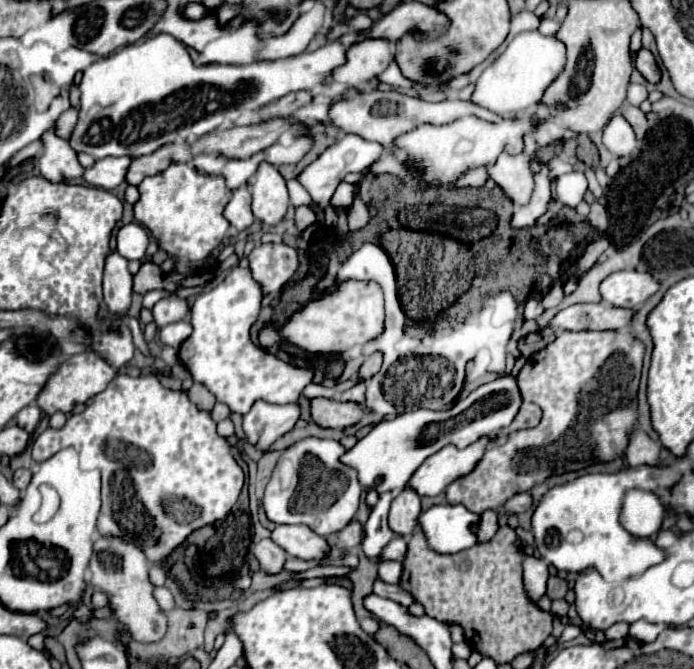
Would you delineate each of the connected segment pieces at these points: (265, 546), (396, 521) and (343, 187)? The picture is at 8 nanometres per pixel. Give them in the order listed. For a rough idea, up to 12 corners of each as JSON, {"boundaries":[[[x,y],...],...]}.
{"boundaries":[[[271,538],[253,548],[263,572],[277,574],[285,564],[285,550]],[[403,488],[389,510],[389,528],[411,536],[421,514],[419,494]],[[341,182],[331,198],[333,206],[353,204],[355,186]]]}

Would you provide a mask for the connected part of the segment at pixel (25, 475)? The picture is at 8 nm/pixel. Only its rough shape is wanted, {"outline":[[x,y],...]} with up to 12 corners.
{"outline":[[19,468],[13,472],[13,484],[21,492],[31,480],[31,470]]}

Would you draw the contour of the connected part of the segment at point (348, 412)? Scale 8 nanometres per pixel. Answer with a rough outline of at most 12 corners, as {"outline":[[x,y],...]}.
{"outline":[[311,400],[323,428],[355,426],[365,408],[355,402]]}

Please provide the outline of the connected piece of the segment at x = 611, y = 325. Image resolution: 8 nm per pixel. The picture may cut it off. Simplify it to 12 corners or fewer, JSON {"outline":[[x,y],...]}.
{"outline":[[573,304],[557,312],[549,330],[619,330],[631,310]]}

